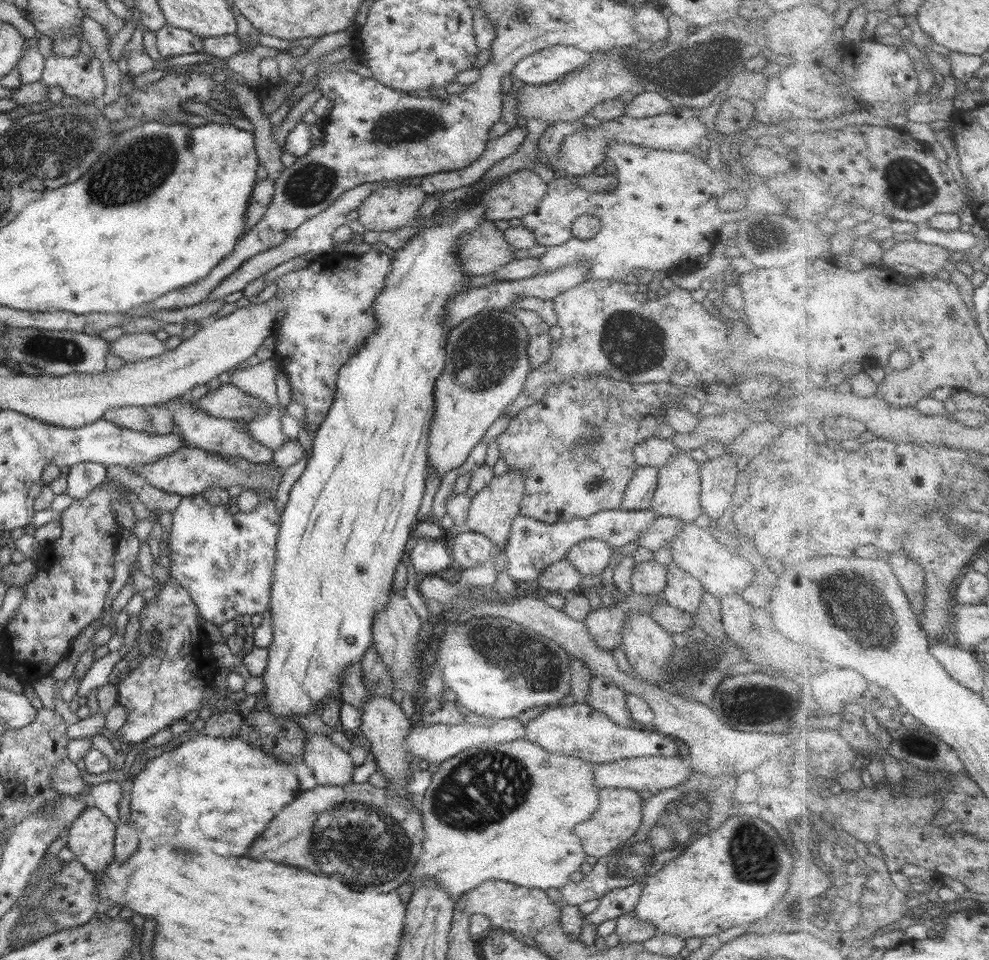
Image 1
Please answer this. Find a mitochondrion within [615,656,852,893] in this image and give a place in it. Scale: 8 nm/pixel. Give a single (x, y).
(751, 860)

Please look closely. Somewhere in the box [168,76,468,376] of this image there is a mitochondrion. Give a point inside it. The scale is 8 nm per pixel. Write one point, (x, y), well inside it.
(400, 128)

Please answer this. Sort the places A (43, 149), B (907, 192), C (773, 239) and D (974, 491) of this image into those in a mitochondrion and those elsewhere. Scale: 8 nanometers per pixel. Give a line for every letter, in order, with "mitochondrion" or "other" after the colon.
A: mitochondrion
B: mitochondrion
C: mitochondrion
D: mitochondrion

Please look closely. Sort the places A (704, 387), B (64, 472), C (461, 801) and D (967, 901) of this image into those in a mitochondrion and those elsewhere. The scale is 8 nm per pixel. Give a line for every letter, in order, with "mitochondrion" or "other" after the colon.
A: other
B: other
C: mitochondrion
D: other

